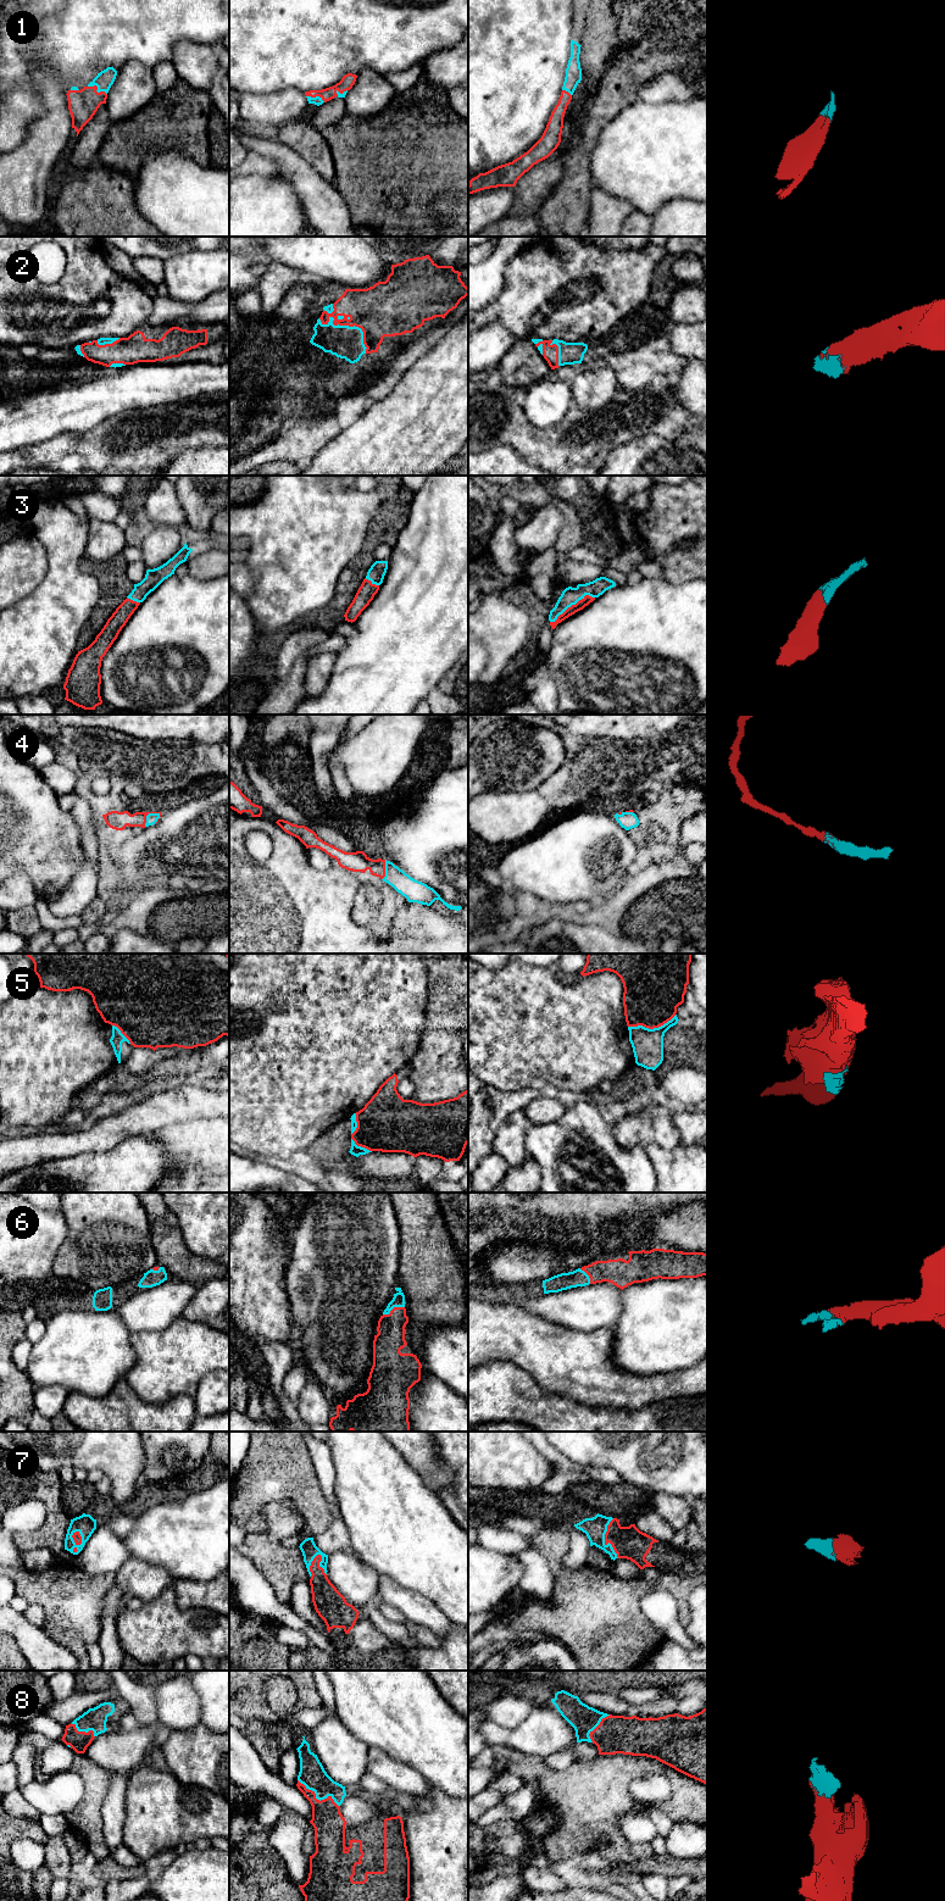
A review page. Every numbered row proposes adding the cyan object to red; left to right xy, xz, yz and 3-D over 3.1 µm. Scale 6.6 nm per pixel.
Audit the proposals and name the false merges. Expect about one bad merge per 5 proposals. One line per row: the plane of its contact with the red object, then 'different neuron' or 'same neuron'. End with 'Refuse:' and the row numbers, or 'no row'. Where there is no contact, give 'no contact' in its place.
1: meets red in xy; same neuron
2: meets red in xz; same neuron
3: meets red in yz; same neuron
4: meets red in xy; same neuron
5: meets red in yz; different neuron
6: meets red in xz; same neuron
7: meets red in xy; same neuron
8: meets red in xz; same neuron
Refuse: 5

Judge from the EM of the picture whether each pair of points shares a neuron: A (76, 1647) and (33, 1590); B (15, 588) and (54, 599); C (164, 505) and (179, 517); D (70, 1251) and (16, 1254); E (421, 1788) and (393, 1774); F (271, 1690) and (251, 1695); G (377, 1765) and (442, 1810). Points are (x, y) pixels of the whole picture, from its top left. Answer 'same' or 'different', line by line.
A: same
B: different
C: same
D: different
E: same
F: different
G: different

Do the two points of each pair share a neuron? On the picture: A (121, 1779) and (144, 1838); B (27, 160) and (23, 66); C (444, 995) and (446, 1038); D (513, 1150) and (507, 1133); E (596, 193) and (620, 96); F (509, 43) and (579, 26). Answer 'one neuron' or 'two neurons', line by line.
A: two neurons
B: two neurons
C: one neuron
D: one neuron
E: two neurons
F: two neurons

